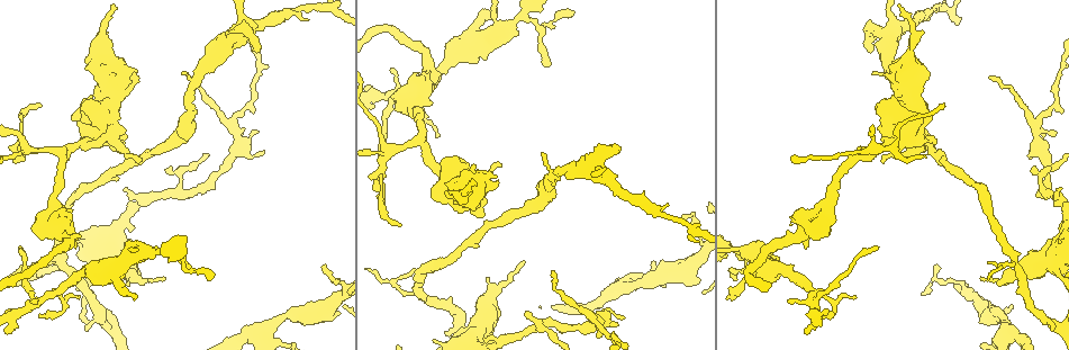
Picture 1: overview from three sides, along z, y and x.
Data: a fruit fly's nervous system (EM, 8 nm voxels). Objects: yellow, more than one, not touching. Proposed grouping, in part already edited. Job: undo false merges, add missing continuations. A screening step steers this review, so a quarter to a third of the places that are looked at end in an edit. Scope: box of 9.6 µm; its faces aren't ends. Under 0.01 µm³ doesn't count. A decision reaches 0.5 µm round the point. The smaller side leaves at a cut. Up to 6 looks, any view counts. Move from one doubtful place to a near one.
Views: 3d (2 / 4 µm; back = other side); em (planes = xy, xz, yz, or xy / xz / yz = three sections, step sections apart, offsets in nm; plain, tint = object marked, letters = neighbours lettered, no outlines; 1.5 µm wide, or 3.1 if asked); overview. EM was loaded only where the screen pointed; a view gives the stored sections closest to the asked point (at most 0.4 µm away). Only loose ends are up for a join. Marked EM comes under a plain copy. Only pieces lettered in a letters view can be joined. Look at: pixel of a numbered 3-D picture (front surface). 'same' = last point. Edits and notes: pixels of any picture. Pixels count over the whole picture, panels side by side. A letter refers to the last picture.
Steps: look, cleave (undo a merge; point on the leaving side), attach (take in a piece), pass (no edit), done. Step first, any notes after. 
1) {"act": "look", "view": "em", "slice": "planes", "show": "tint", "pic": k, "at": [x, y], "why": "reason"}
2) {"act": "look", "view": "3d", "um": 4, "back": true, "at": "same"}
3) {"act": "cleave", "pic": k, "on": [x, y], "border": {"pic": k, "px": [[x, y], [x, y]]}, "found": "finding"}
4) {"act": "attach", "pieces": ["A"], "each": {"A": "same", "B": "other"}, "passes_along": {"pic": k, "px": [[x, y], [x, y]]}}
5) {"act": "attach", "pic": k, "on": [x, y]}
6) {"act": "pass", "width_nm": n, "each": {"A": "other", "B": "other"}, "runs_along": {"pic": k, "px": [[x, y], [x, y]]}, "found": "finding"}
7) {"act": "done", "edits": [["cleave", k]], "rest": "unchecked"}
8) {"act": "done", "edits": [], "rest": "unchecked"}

{"act": "look", "view": "em", "slice": "planes", "show": "letters", "pic": 1, "at": [833, 312], "why": "sharp bend"}

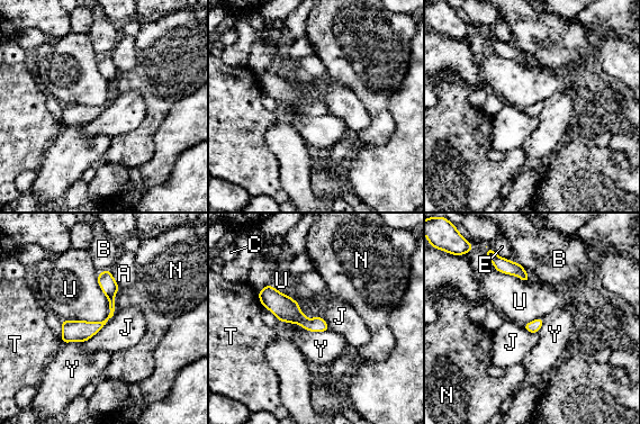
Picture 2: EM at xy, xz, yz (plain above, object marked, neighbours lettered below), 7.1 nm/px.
{"act": "pass", "each": {"A": "other", "B": "other", "C": "other", "E": "other", "J": "other", "N": "other", "T": "other", "U": "other", "Y": "other"}, "runs_along": {"pic": 2, "px": [[107, 273], [111, 314], [64, 340]]}, "found": "all the same cell"}

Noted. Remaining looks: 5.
{"act": "look", "view": "em", "slice": "planes", "show": "tint", "pic": 1, "at": [738, 287], "why": "thick turns thin"}

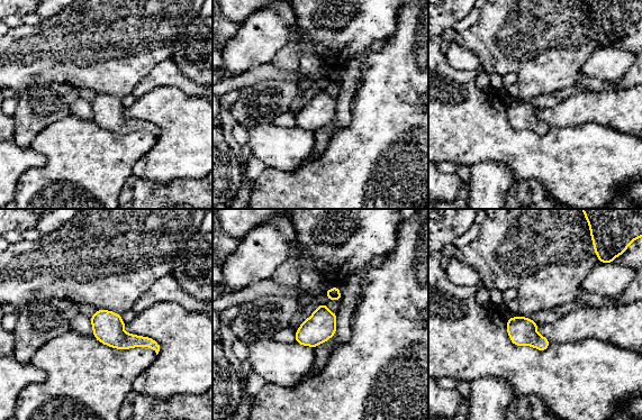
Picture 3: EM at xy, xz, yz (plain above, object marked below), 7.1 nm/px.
{"act": "look", "view": "em", "slice": "planes", "show": "letters", "at": "same", "why": "see the neighbours"}

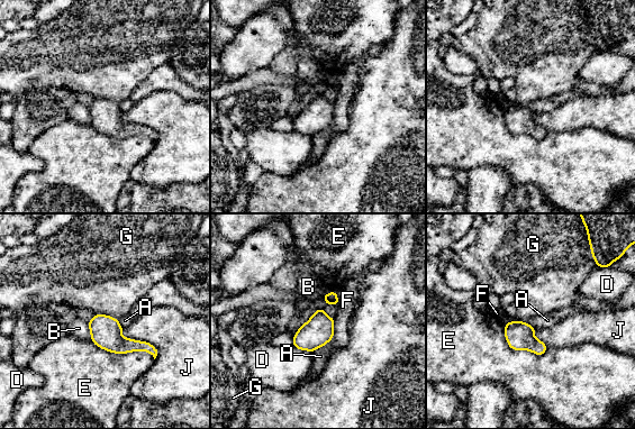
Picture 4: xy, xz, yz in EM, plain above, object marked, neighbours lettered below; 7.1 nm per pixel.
{"act": "pass", "each": {"A": "other", "B": "other", "D": "other", "E": "other", "F": "other", "G": "other", "J": "other"}, "border": {"pic": 4, "px": [[94, 312], [108, 315], [117, 319]]}, "found": "one cell here"}

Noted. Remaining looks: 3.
{"act": "look", "view": "em", "slice": "xy", "step": 4, "show": "letters", "pic": 1, "at": [888, 141], "why": "sudden change in width"}

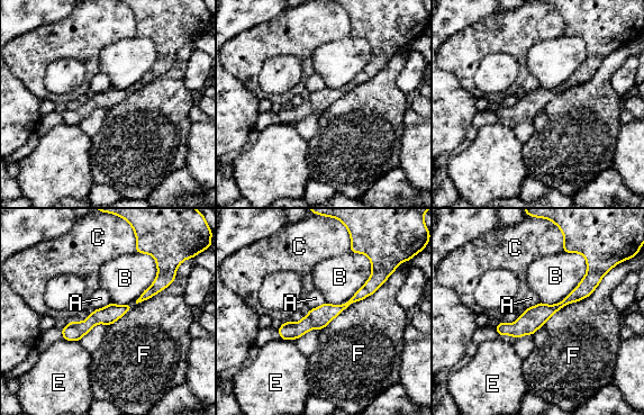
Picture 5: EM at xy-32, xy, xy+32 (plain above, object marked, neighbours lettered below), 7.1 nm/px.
{"act": "look", "view": "em", "slice": "yz", "step": 4, "show": "letters", "at": "same", "why": "cut it another way"}

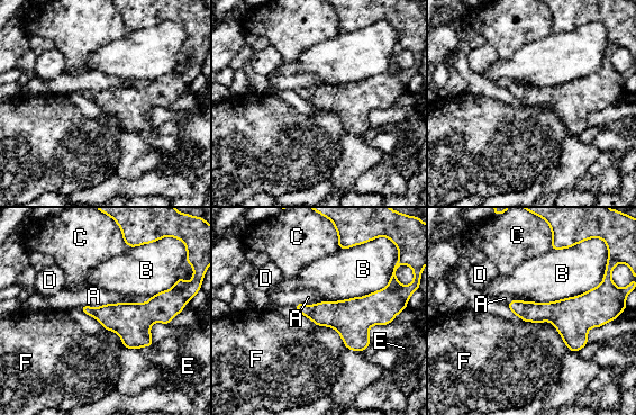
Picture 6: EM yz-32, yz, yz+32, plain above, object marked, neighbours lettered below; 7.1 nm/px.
{"act": "pass", "each": {"A": "other", "B": "other", "C": "other", "D": "other", "E": "other", "F": "other"}, "border": {"pic": 6, "px": [[524, 321], [548, 321], [570, 350]]}, "found": "continuous, no second cell"}

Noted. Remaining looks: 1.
{"act": "done", "edits": [], "rest": "unchecked"}

